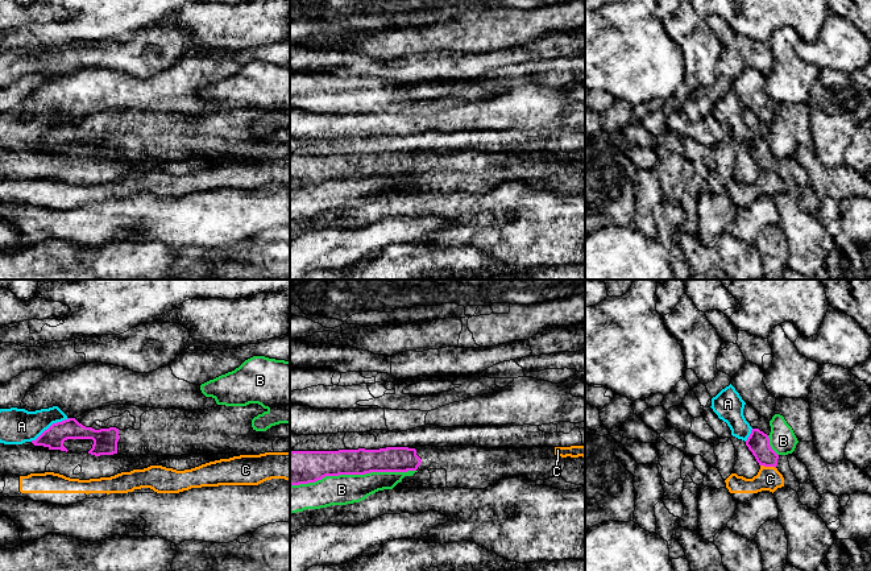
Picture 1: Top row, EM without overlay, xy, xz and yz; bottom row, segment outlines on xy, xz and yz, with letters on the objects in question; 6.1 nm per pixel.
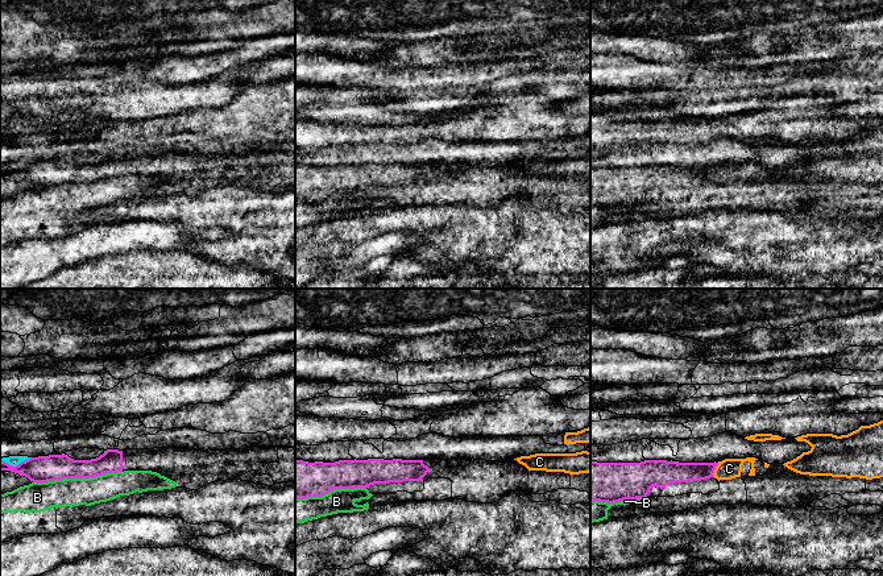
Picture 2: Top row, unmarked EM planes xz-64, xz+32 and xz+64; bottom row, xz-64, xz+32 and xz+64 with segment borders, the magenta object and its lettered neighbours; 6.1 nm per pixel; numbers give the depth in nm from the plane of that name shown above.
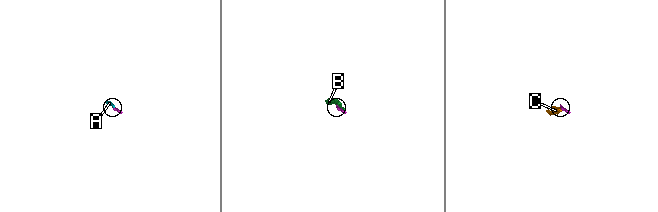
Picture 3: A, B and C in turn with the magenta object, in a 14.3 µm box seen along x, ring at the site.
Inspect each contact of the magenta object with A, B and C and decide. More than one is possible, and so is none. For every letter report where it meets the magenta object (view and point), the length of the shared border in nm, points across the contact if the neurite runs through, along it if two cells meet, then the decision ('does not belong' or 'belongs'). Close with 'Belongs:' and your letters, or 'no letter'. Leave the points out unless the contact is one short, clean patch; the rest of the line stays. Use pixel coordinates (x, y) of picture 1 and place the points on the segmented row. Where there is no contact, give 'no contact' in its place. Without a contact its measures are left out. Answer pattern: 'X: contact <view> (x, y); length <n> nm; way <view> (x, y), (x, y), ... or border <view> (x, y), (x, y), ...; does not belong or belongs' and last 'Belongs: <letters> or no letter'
A: contact xy (50, 426); length 280 nm; does not belong
B: contact xz (352, 474); length 750 nm; does not belong
C: contact yz (768, 466); length 100 nm; does not belong
Belongs: no letter

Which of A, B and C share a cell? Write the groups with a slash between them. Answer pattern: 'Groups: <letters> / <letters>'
Groups: A / B / C

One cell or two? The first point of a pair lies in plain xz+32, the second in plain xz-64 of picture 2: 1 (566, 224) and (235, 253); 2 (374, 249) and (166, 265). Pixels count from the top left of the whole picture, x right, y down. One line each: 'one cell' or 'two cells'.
1: one cell
2: two cells

